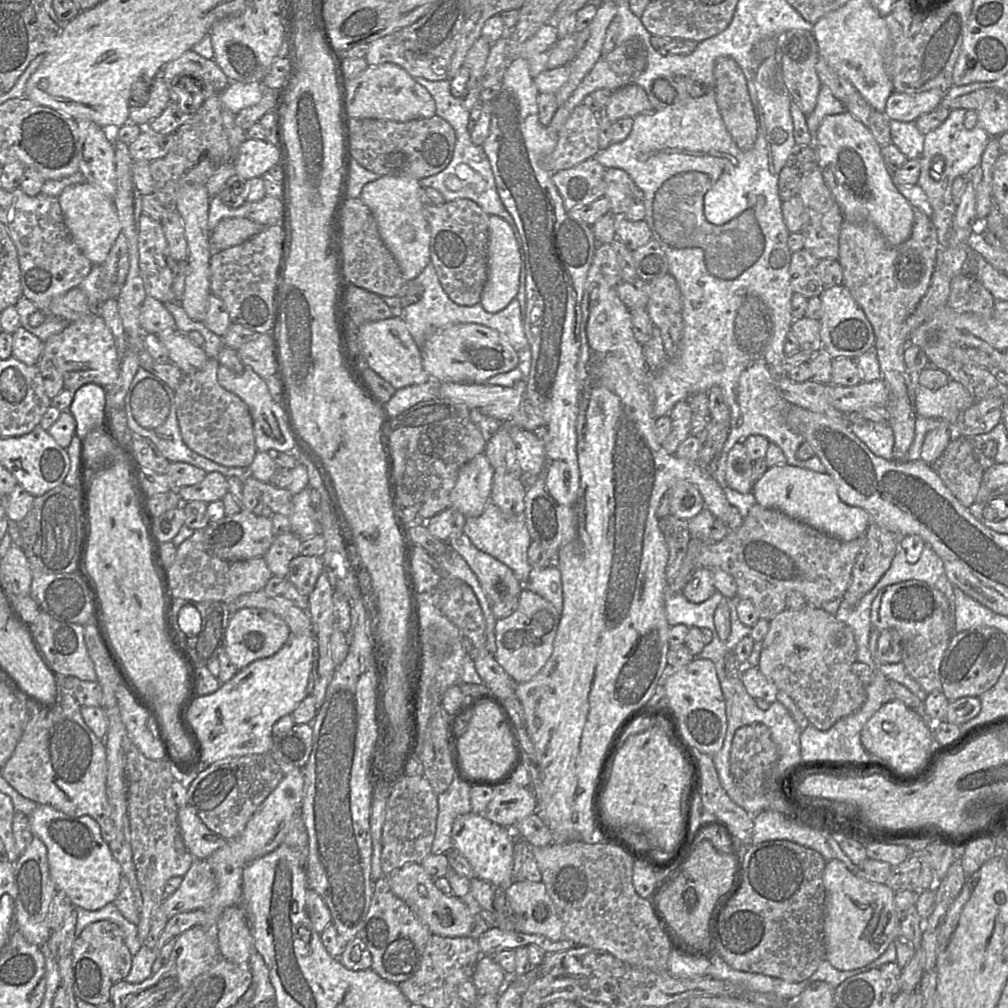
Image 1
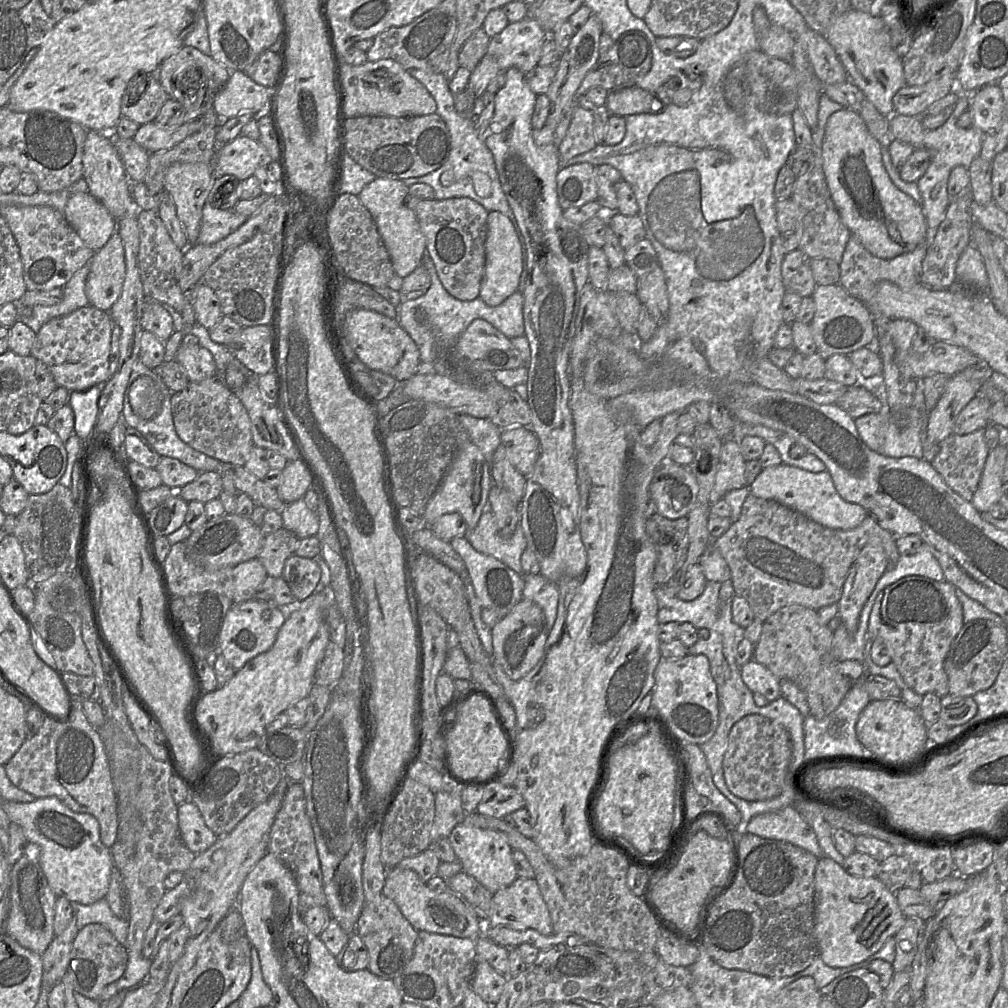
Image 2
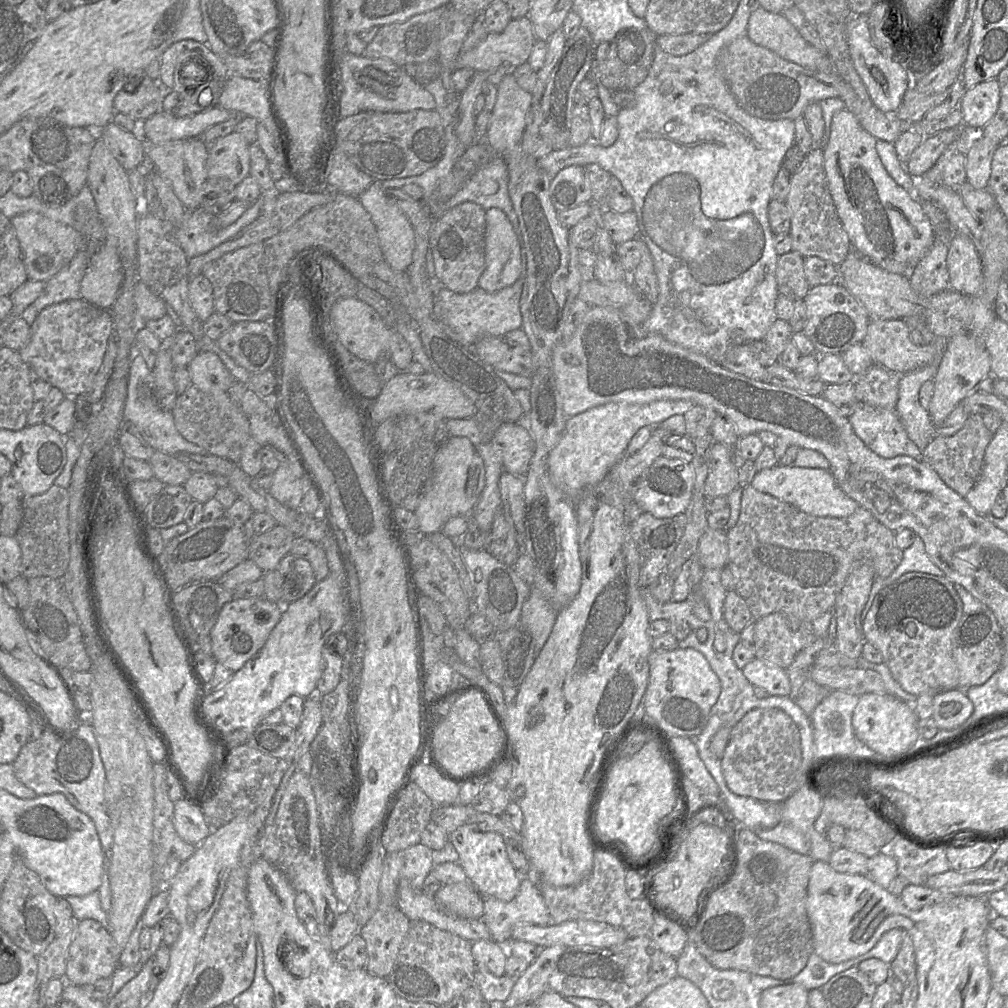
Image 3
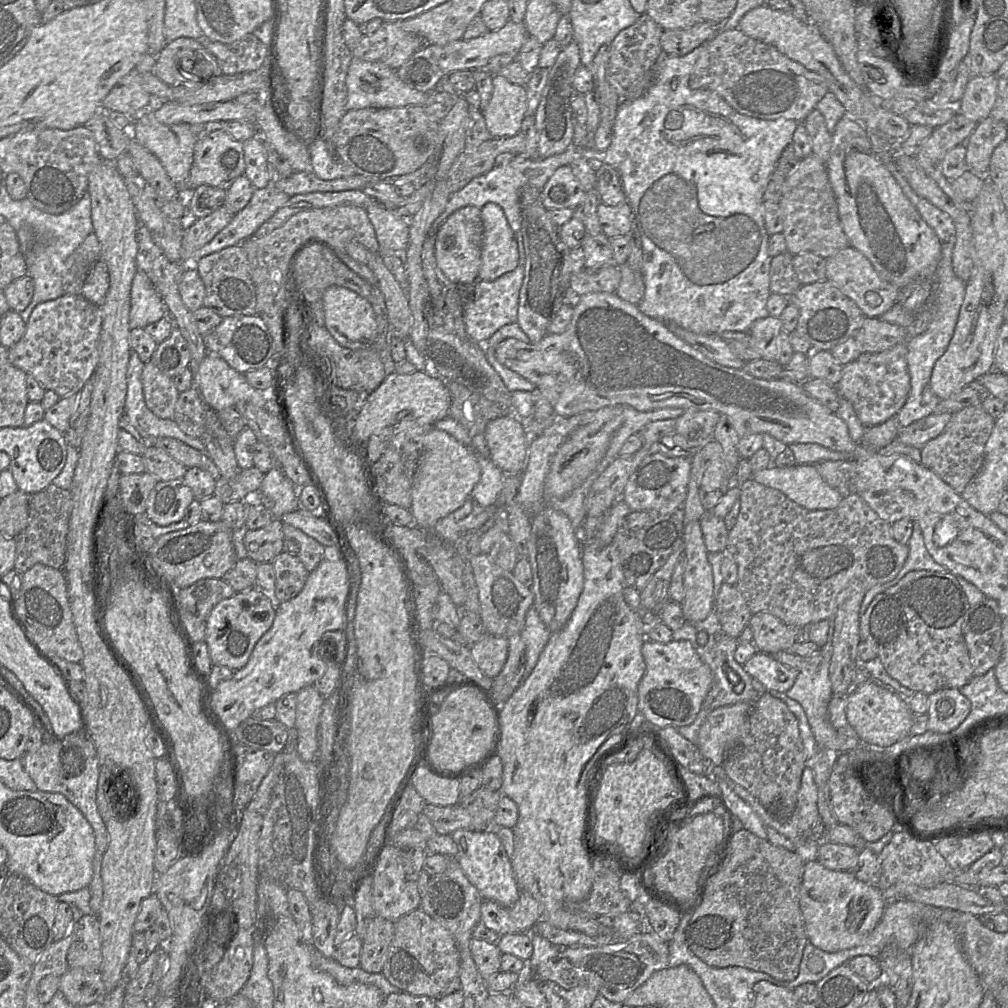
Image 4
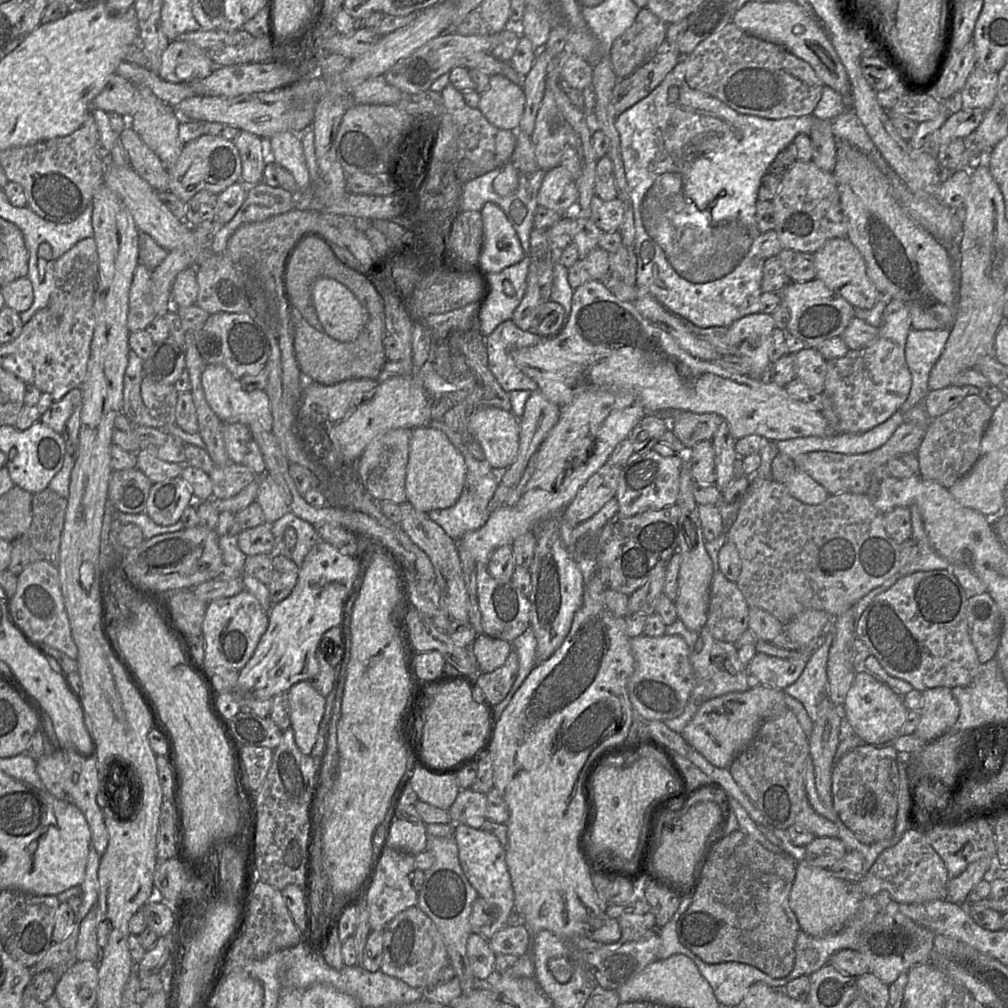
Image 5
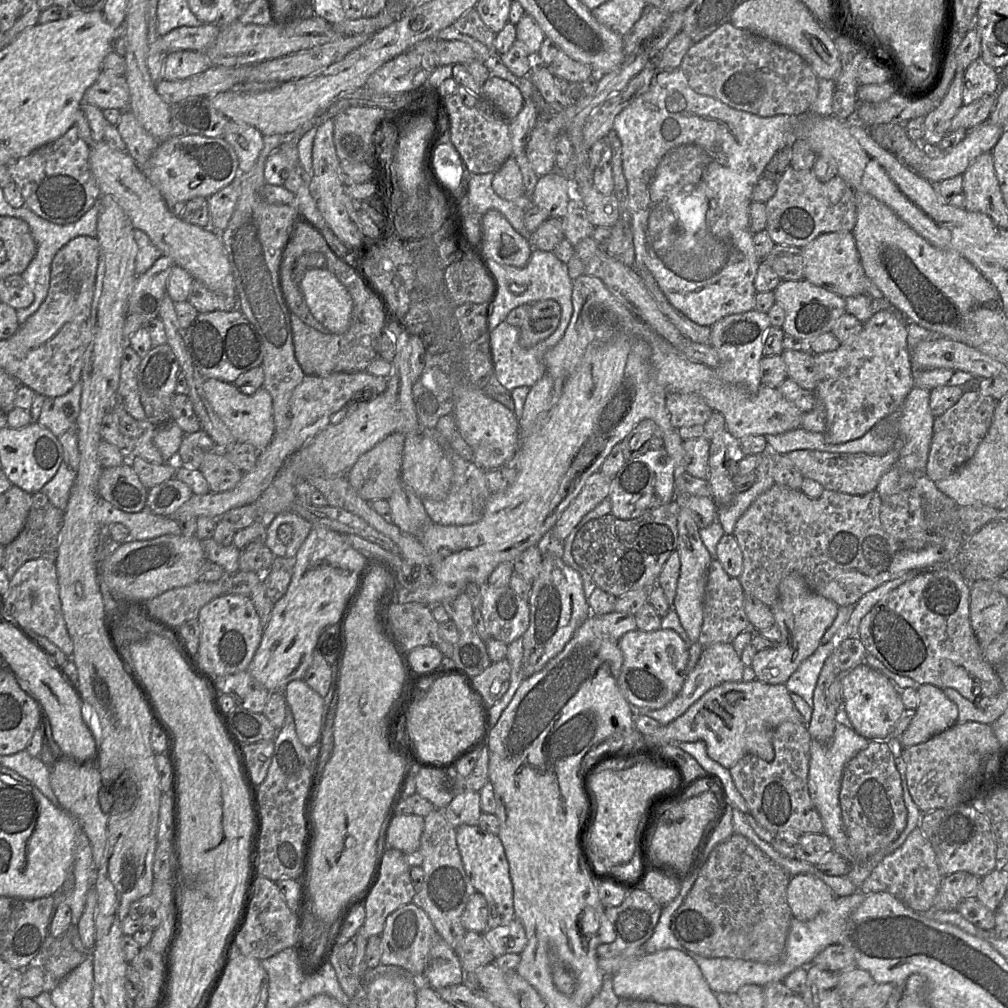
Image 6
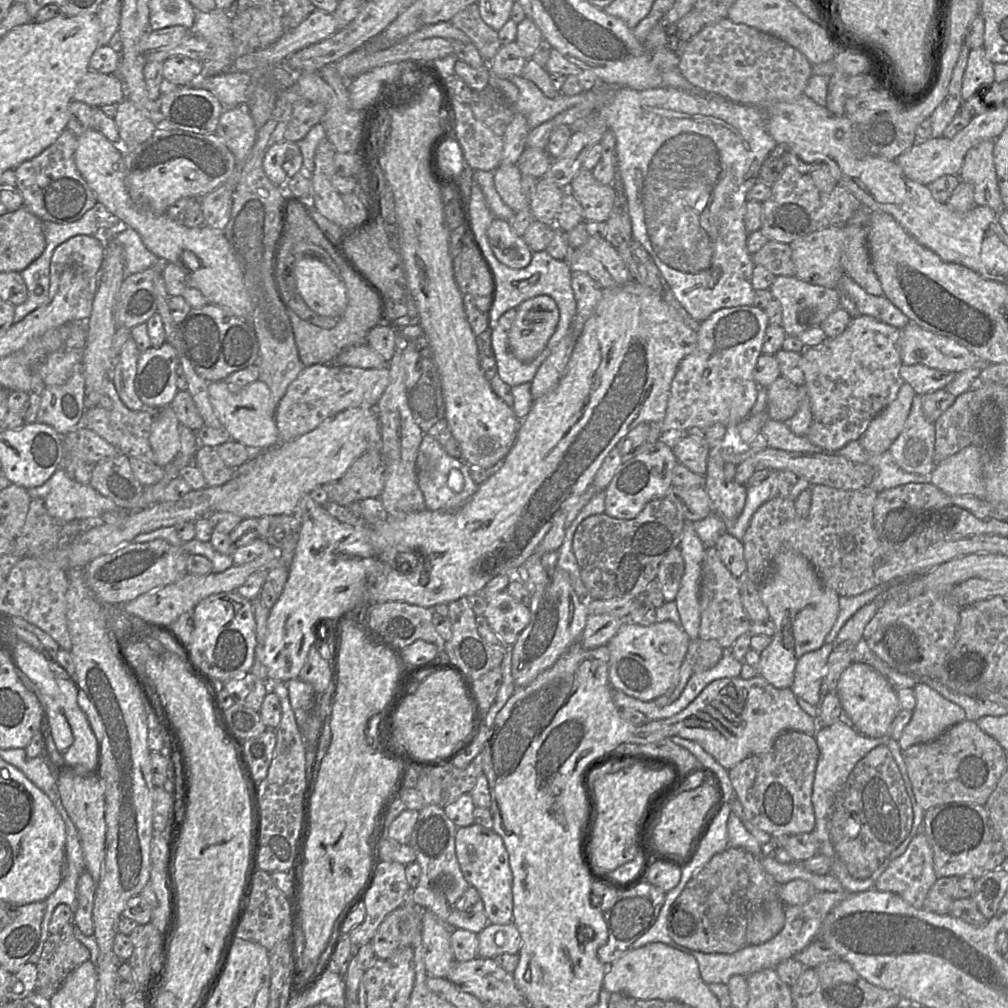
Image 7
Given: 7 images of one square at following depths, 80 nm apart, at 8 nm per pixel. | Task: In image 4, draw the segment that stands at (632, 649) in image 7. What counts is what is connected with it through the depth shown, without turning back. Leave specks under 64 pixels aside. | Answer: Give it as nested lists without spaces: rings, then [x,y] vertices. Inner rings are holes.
[[[646,638],[641,652],[645,662],[645,672],[638,684],[637,712],[641,712],[645,719],[658,729],[666,726],[680,728],[693,723],[713,682],[709,666],[701,660],[688,640],[672,639],[667,643],[661,643]]]

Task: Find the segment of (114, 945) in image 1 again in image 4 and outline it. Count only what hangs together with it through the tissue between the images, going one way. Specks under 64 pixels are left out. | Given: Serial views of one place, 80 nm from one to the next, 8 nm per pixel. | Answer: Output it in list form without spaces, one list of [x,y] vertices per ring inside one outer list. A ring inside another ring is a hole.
[[[83,915],[76,922],[76,936],[67,955],[69,968],[100,972],[102,964],[100,925],[98,916]]]

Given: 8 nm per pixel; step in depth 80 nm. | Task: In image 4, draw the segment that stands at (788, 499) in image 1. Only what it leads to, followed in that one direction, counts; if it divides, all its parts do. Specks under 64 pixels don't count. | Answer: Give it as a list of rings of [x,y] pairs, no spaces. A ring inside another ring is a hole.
[[[812,464],[777,467],[770,465],[753,473],[753,480],[777,489],[807,510],[836,508],[843,495],[831,488]]]

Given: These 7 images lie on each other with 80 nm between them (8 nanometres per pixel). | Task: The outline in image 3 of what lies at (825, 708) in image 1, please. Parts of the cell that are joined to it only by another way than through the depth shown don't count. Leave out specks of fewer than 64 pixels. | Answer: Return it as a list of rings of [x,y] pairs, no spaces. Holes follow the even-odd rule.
[[[774,612],[755,622],[755,658],[787,669],[796,655],[811,645],[816,636],[812,621]]]

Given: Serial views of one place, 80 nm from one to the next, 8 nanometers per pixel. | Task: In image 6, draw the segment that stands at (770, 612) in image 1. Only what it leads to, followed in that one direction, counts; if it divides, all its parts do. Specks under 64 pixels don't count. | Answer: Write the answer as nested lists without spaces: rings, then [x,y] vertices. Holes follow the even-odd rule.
[[[774,484],[769,490],[759,495],[746,511],[737,520],[732,535],[736,538],[743,555],[743,571],[739,576],[741,586],[744,593],[751,595],[765,605],[773,607],[778,600],[779,585],[783,578],[791,572],[799,573],[810,589],[827,599],[834,601],[839,607],[855,605],[864,595],[874,590],[880,585],[901,576],[902,574],[911,570],[931,570],[937,567],[950,565],[957,558],[957,554],[963,545],[964,540],[959,539],[945,539],[939,540],[937,543],[928,543],[920,549],[903,548],[899,543],[895,542],[883,529],[880,521],[880,509],[882,499],[880,495],[873,490],[863,495],[851,495],[842,492],[824,489],[818,498],[810,498],[806,496],[801,490],[793,490],[785,486]]]

